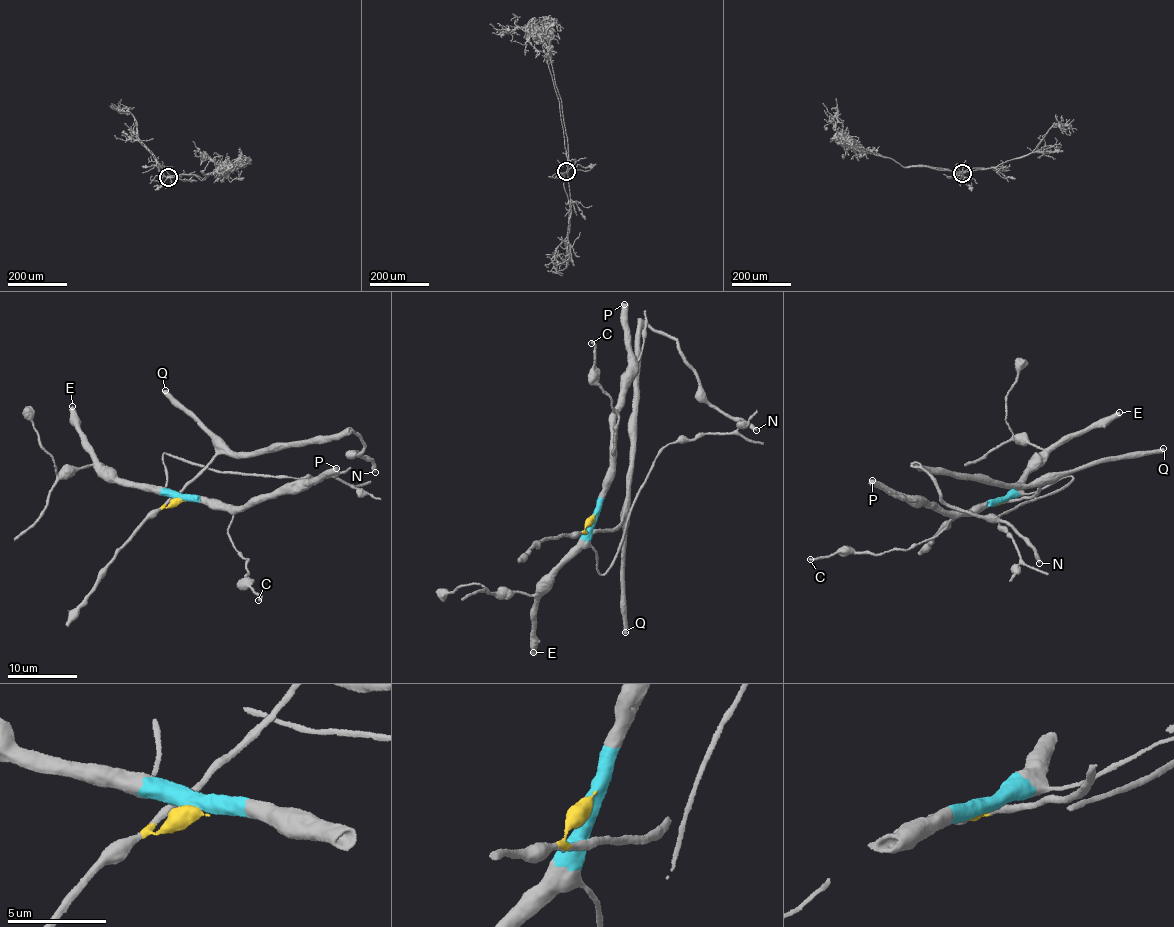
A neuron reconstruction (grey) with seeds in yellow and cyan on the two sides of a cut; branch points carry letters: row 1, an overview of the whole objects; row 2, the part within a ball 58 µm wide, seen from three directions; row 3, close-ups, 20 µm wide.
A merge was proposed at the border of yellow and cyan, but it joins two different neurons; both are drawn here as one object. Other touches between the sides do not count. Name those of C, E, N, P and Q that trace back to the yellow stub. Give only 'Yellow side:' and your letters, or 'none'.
Yellow side: N, Q

